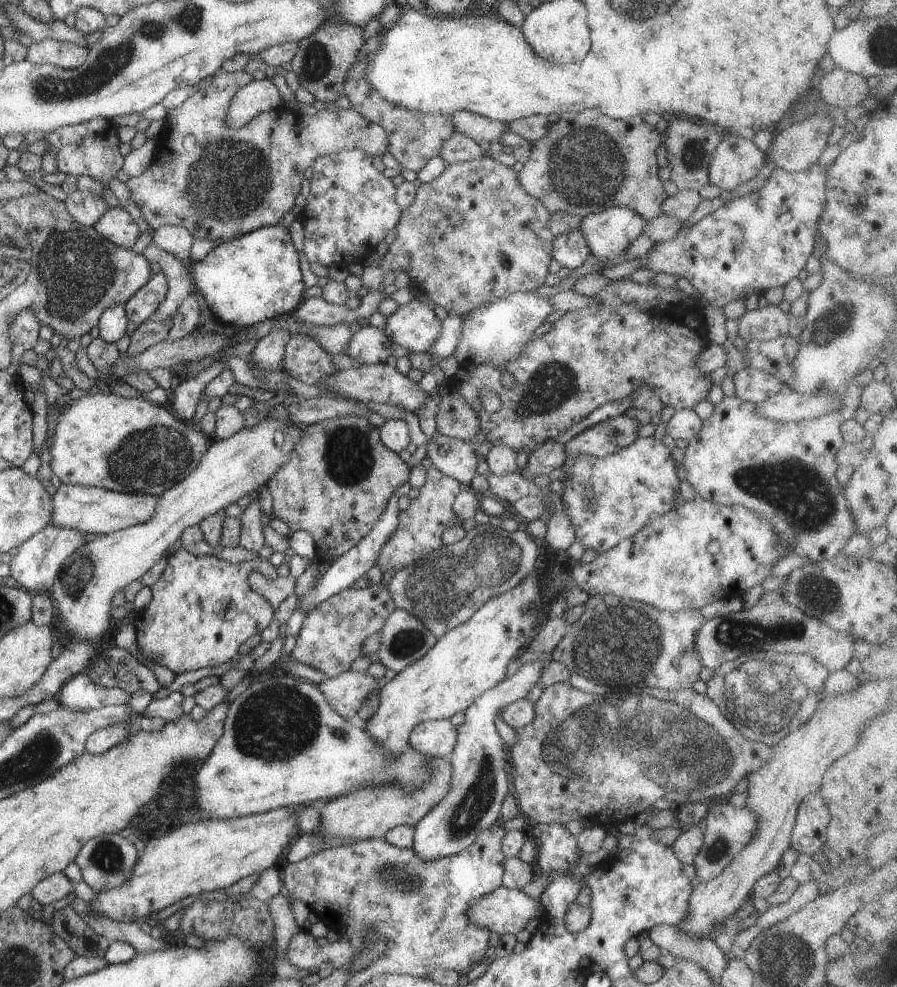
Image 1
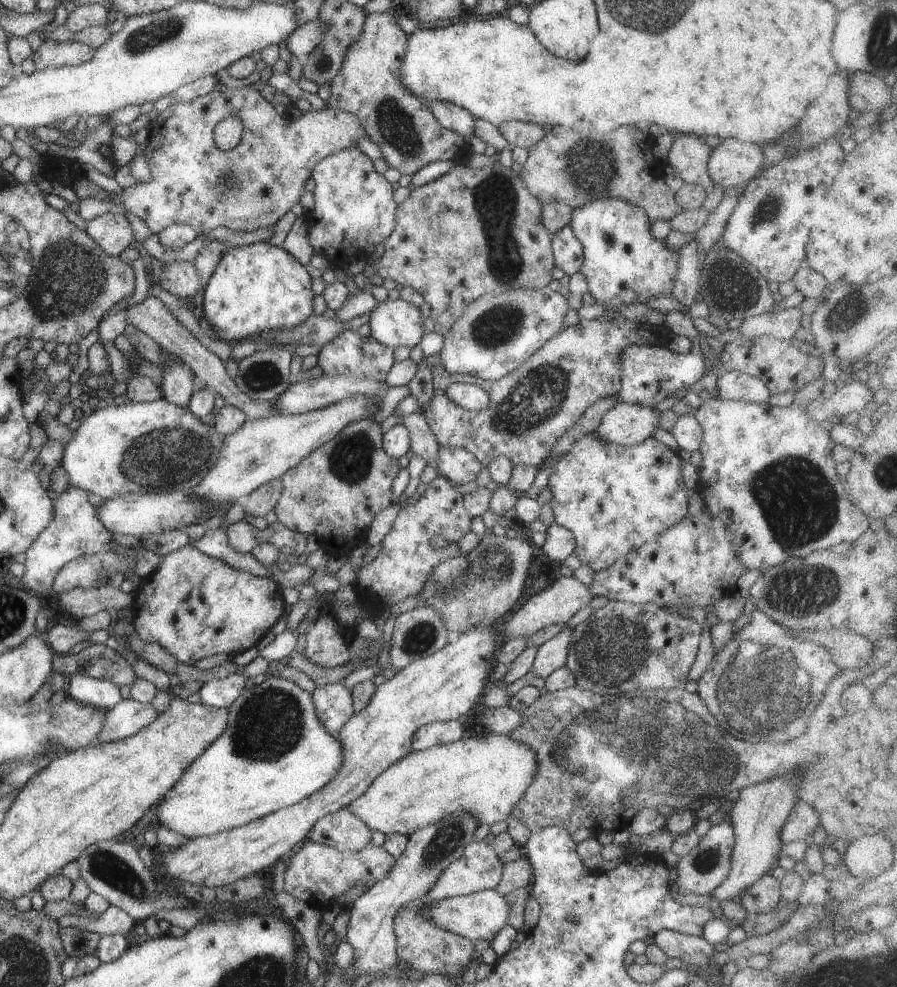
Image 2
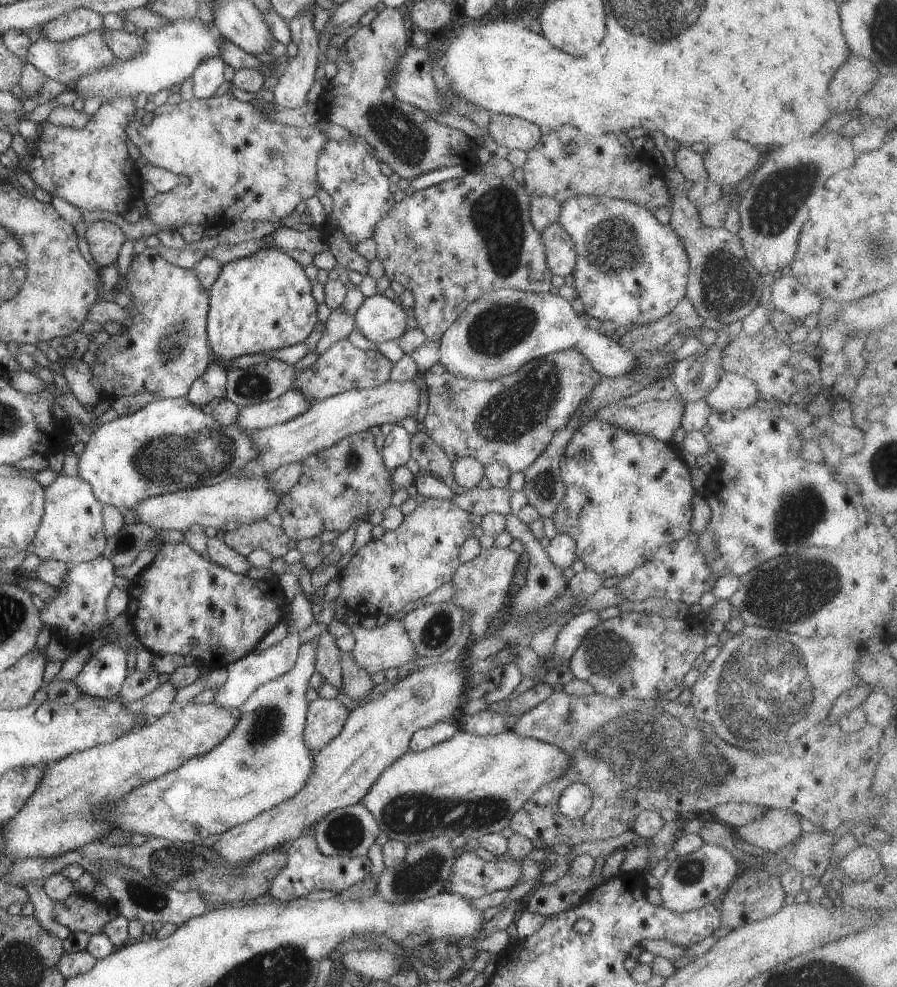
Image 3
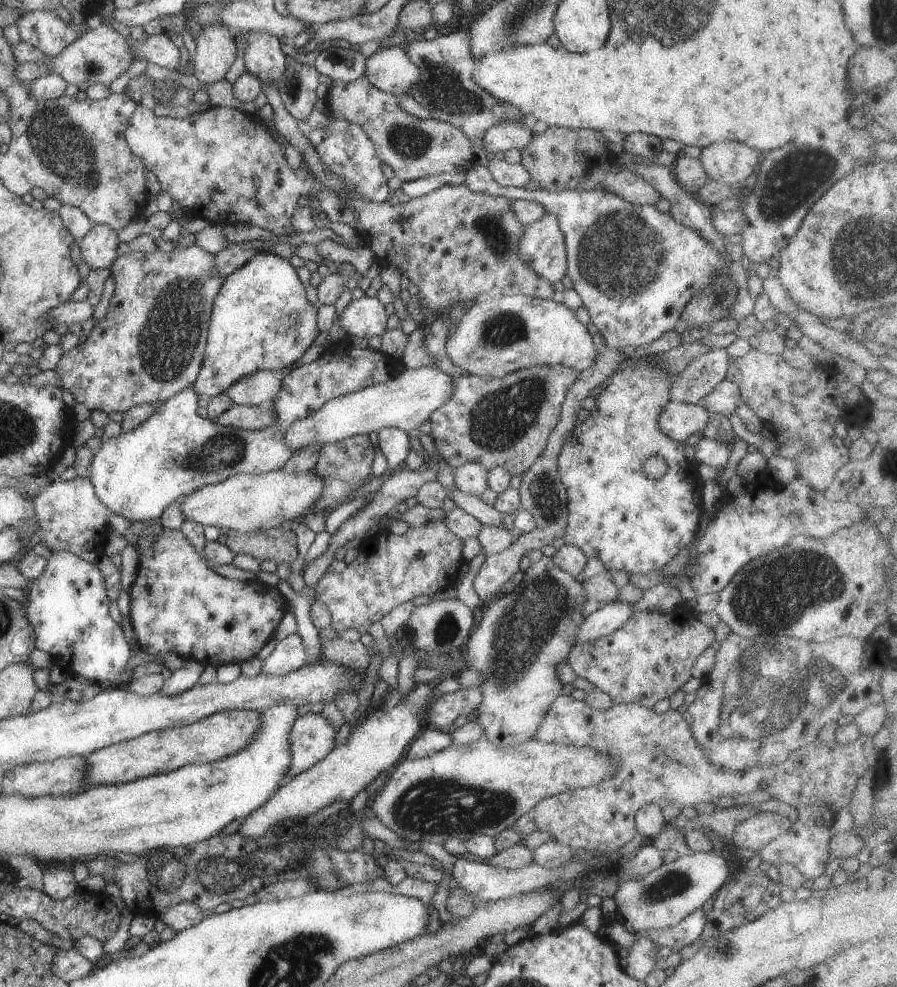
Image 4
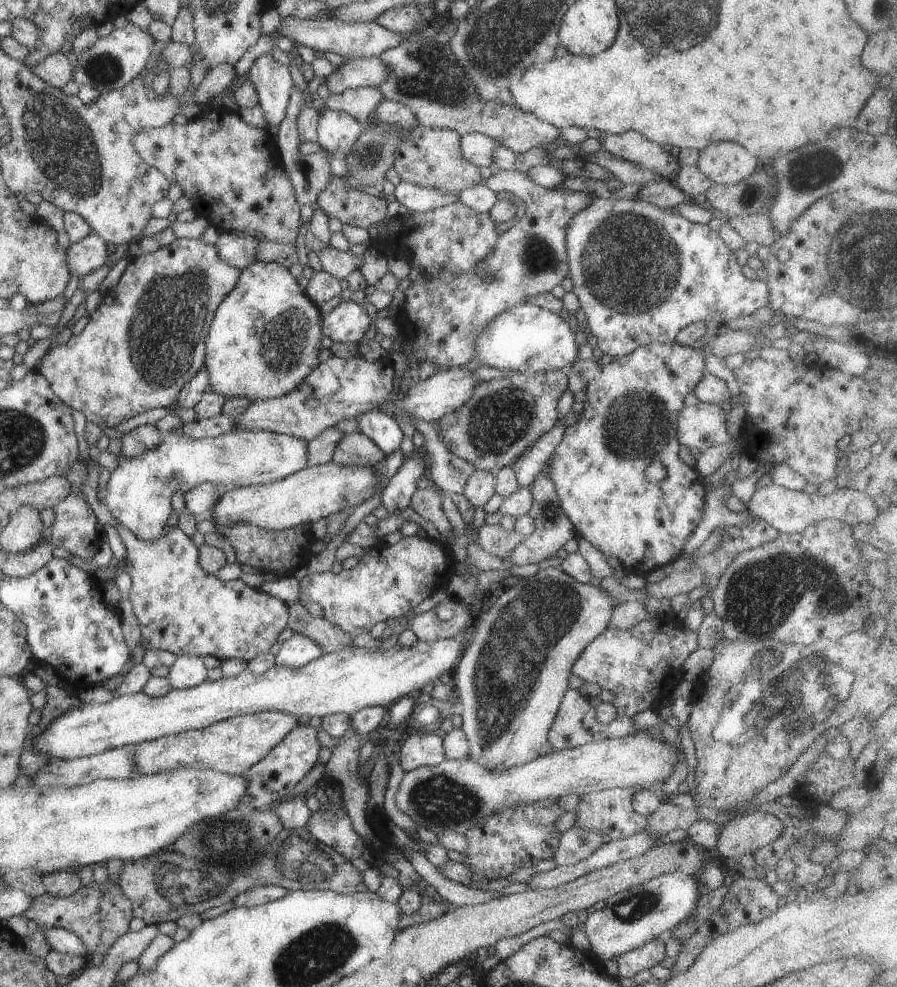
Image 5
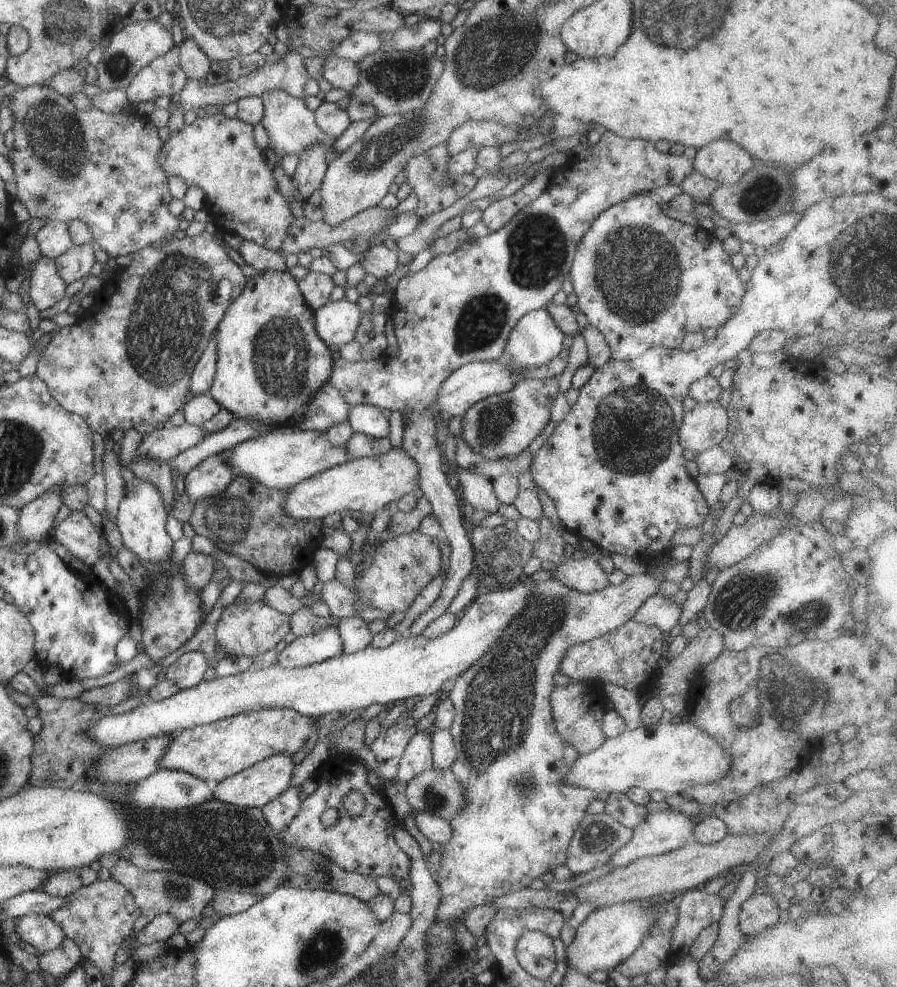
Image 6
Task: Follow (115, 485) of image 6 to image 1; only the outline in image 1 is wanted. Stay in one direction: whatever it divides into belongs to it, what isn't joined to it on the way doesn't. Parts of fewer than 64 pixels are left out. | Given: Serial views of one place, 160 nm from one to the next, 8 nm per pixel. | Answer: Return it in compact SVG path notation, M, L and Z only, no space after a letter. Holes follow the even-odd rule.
M180 547L166 562L165 570L150 587L149 604L137 612L132 621L137 646L147 661L167 668L175 676L204 667L218 666L236 658L239 646L249 637L259 635L273 620L274 608L263 596L255 594L245 580L251 570L257 570L268 578L276 576L276 568L268 560L258 557L229 563L215 556L193 555Z

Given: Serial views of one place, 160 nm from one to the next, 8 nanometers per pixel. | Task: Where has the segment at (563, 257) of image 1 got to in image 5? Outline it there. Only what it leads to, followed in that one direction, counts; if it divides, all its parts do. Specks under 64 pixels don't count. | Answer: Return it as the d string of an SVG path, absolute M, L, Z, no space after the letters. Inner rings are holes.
M494 169L485 185L495 193L509 192L522 200L525 203L525 214L521 219L515 219L515 224L511 228L499 233L495 248L477 266L477 270L481 272L479 276L471 272L467 274L463 272L463 274L455 274L453 278L451 274L442 272L429 278L418 277L403 292L404 304L397 308L396 315L393 317L393 322L400 333L399 337L410 342L413 355L427 362L433 362L437 366L437 371L469 363L475 352L475 336L479 334L479 330L484 330L487 322L491 322L491 318L495 318L497 314L501 314L511 306L524 304L527 298L535 294L550 292L553 287L560 284L568 273L567 256L565 256L567 222L571 216L575 216L579 210L583 210L594 200L594 196L588 193L571 192L565 188L558 190L542 188L527 178L527 172L516 169Z

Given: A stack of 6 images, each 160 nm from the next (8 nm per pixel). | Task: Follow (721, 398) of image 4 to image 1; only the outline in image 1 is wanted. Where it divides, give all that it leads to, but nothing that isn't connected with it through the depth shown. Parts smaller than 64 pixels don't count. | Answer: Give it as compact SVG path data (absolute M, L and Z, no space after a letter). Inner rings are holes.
M748 367L736 372L732 380L735 386L734 397L751 403L762 402L784 388L775 376Z

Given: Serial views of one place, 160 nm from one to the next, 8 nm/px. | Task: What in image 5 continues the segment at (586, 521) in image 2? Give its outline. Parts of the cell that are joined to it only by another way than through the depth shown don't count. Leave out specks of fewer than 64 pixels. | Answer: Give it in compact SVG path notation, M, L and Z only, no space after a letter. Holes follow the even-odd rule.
M651 342L642 346L637 346L635 350L631 350L629 354L624 356L613 357L611 363L601 366L599 374L595 376L587 386L584 388L585 401L583 402L583 410L579 412L577 421L571 426L567 426L563 430L563 436L559 440L559 444L555 446L552 455L547 455L547 478L551 480L553 486L555 486L555 492L559 496L560 506L563 508L563 513L569 520L574 528L574 532L577 538L583 538L589 542L593 548L600 551L605 557L617 558L621 563L622 569L626 573L633 573L635 575L646 576L651 571L664 567L671 561L677 559L681 554L681 548L683 548L683 542L685 538L695 530L697 524L701 522L701 514L703 514L703 500L705 497L705 491L700 481L700 474L692 467L689 468L687 464L684 464L679 460L679 442L677 432L677 414L679 410L684 406L684 397L687 394L692 393L693 388L697 385L697 382L701 380L704 370L704 357L706 354L706 348L699 346L682 346L676 343L659 343ZM651 462L661 462L665 466L665 478L659 480L659 482L647 482L645 480L645 466L651 464Z

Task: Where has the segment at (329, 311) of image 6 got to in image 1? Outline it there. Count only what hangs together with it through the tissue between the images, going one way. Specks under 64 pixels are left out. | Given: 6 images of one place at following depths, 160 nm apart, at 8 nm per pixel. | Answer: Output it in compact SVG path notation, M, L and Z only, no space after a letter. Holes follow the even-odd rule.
M415 298L385 317L385 338L410 352L427 353L440 330L441 320Z

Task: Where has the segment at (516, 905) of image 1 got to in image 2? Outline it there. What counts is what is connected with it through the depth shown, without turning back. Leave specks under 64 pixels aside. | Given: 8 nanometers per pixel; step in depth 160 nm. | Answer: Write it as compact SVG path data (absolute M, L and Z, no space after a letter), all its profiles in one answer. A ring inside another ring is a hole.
M493 889L476 891L467 895L455 896L455 898L443 898L439 902L433 902L429 908L425 906L421 910L435 926L447 930L448 934L463 936L471 942L476 940L491 941L503 926L507 926L509 904L504 900L504 895Z

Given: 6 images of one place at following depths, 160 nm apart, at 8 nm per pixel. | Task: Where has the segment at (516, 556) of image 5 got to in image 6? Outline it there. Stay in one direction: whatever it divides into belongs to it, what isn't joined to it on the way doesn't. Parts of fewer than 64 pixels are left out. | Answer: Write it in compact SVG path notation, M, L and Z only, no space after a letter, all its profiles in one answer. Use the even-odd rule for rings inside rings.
M542 516L537 520L540 526L540 537L532 544L532 556L543 560L549 560L555 565L565 561L565 541L557 528L549 524L549 520Z

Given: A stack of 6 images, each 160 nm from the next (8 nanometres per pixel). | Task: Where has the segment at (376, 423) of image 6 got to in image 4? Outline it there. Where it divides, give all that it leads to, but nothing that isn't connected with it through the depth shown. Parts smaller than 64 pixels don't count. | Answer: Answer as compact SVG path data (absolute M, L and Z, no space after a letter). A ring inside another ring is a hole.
M383 427L377 432L379 449L383 453L387 466L385 476L403 463L410 449L410 440L407 433L396 427Z

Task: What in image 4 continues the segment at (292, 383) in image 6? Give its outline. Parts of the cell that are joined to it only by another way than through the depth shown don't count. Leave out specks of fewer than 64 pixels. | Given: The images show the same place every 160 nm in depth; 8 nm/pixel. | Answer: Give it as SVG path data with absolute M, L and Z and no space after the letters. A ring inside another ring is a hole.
M262 252L255 254L237 270L223 278L217 296L213 298L209 321L207 322L207 339L196 380L192 385L199 398L211 399L231 387L243 376L249 376L257 370L281 370L291 366L312 345L319 334L316 326L317 307L305 298L305 286L297 277L296 269L287 258L273 256Z

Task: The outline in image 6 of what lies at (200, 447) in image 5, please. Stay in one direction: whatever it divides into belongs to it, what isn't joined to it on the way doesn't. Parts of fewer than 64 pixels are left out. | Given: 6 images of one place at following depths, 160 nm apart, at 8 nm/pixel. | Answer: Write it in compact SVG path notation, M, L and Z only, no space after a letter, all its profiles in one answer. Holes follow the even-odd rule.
M273 429L252 439L244 440L227 451L222 451L219 456L230 466L233 476L245 475L268 489L280 491L287 491L303 479L350 460L345 447L332 445L324 431L288 429ZM133 477L123 484L123 495L118 503L114 520L115 526L121 535L123 546L130 550L141 561L161 563L171 555L173 541L165 531L167 512L159 491L150 482Z

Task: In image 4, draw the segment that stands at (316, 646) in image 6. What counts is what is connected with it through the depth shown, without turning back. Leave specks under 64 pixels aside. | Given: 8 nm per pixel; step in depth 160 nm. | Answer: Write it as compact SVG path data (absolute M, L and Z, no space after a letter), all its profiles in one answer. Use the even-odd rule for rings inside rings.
M298 633L289 634L281 640L277 640L273 650L261 660L261 674L267 676L283 676L298 670L305 660L305 646L301 643Z

